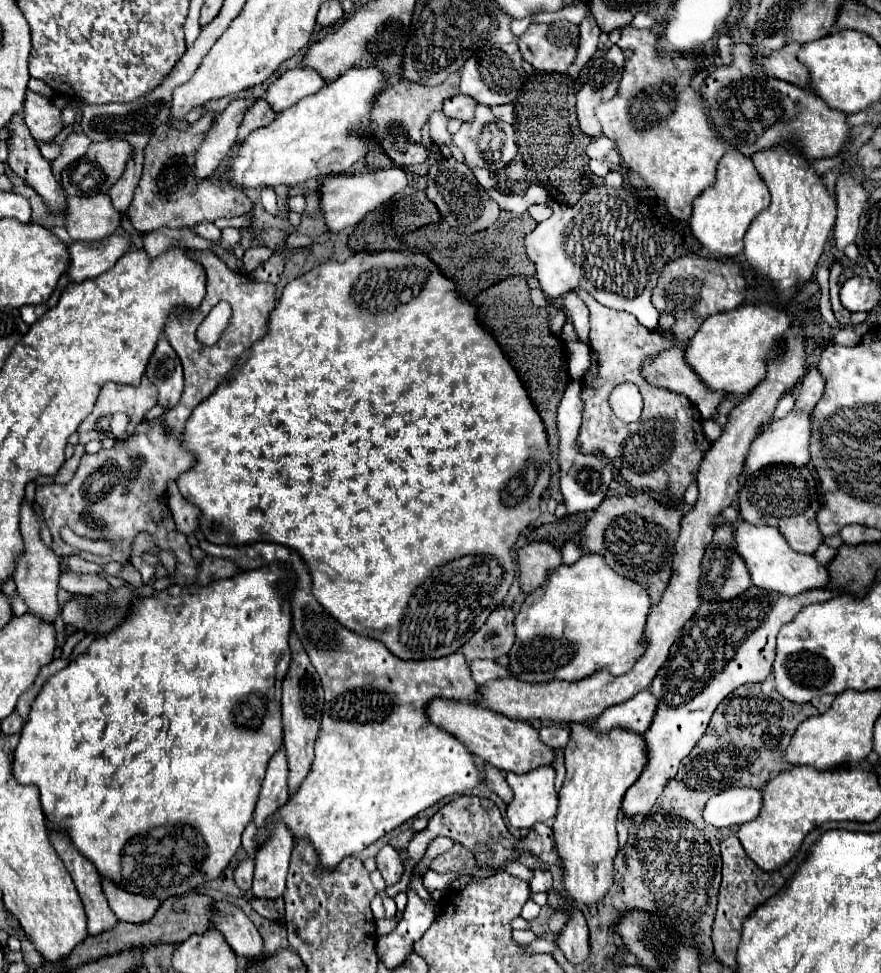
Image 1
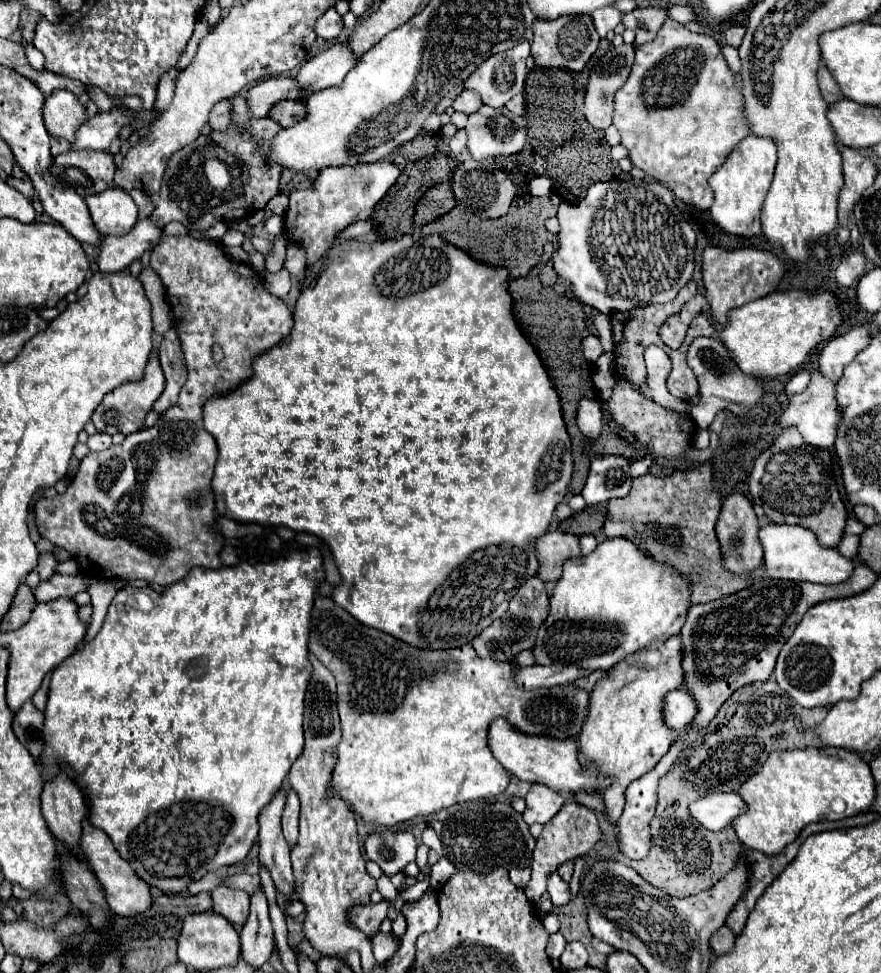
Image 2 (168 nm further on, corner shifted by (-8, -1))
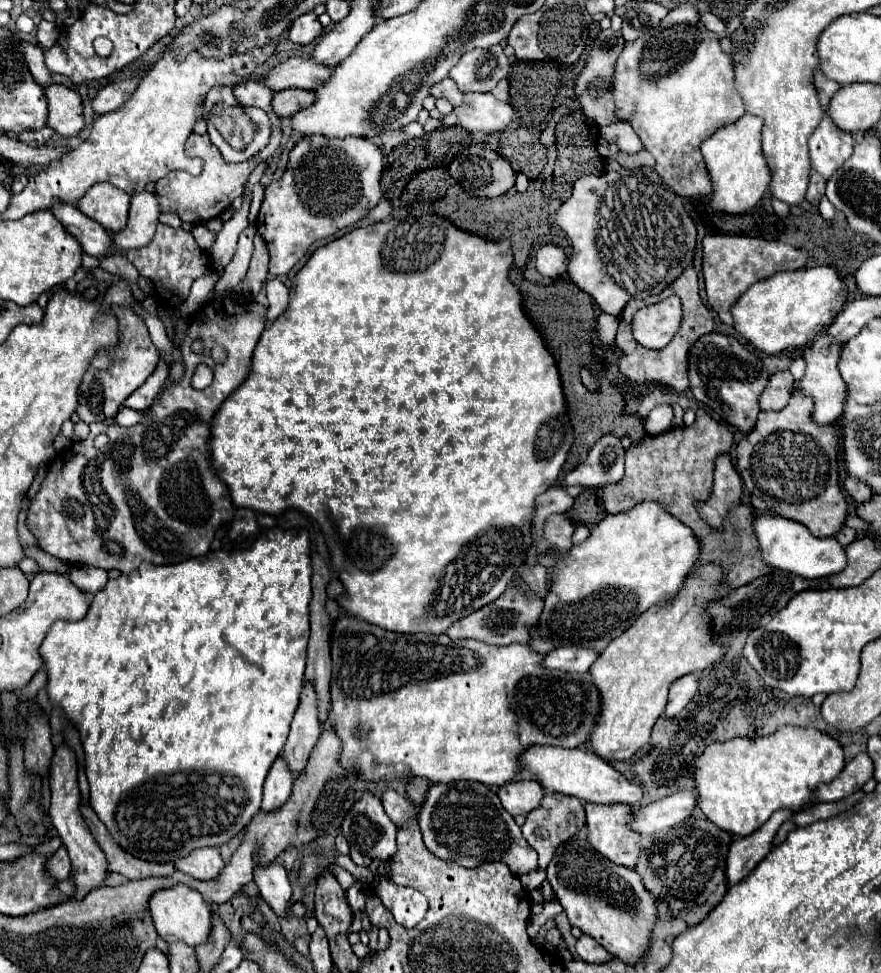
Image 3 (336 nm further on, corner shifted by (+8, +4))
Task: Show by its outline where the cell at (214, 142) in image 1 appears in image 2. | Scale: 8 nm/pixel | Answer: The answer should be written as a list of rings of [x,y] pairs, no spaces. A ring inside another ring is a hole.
[[[276,77],[248,89],[246,103],[250,119],[262,119],[282,99],[300,99],[300,87],[292,77]]]

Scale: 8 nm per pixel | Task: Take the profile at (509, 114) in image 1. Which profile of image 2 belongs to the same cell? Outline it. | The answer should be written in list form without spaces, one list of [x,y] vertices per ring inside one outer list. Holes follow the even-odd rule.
[[[518,94],[514,99],[510,99],[508,103],[506,103],[506,107],[517,116],[523,116],[526,113],[526,100],[523,94]]]

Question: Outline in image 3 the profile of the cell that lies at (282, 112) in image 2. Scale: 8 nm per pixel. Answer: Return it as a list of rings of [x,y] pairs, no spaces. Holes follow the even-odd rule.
[[[286,88],[274,94],[272,98],[272,108],[276,108],[276,112],[286,118],[296,114],[302,108],[308,108],[312,102],[316,100],[314,90],[300,90],[300,88]]]

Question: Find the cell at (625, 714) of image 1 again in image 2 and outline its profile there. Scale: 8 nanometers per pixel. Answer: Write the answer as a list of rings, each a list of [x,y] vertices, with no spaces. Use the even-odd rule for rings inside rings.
[[[674,689],[666,695],[664,707],[662,707],[662,717],[670,731],[674,731],[674,733],[682,731],[692,721],[694,715],[696,715],[696,703],[692,697],[688,697],[688,693],[684,689]]]

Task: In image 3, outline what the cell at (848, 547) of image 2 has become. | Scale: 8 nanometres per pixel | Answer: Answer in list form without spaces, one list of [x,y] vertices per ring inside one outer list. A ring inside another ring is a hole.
[[[842,526],[838,532],[836,532],[836,536],[834,536],[844,548],[848,546],[848,544],[852,544],[856,538],[858,538],[858,532],[854,530],[854,528],[848,528],[848,526]]]

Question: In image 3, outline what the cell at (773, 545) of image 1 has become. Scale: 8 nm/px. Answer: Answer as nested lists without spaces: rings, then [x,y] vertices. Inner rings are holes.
[[[764,514],[764,516],[758,516],[754,520],[754,530],[756,530],[758,542],[760,542],[760,548],[762,548],[762,558],[770,566],[792,572],[796,576],[816,580],[816,578],[838,574],[848,564],[846,552],[834,536],[816,538],[800,522],[794,522],[794,520],[776,516],[776,514]]]

